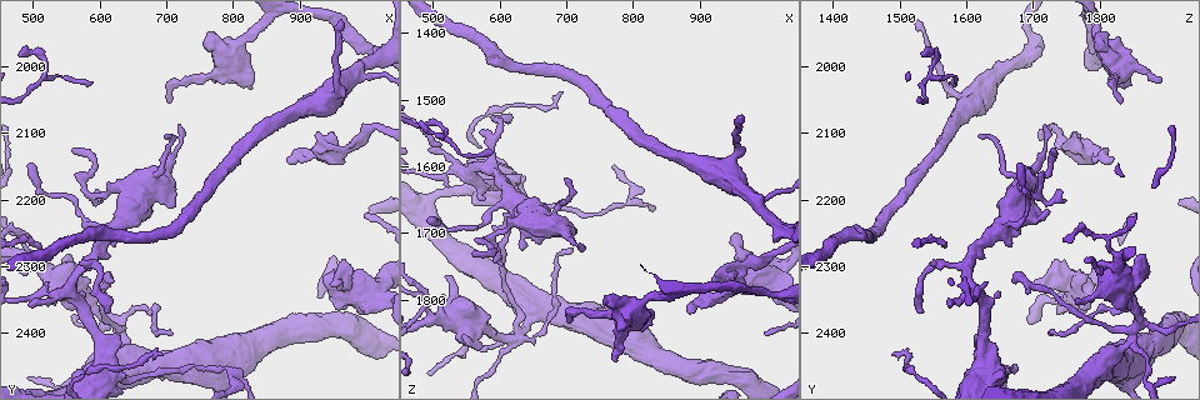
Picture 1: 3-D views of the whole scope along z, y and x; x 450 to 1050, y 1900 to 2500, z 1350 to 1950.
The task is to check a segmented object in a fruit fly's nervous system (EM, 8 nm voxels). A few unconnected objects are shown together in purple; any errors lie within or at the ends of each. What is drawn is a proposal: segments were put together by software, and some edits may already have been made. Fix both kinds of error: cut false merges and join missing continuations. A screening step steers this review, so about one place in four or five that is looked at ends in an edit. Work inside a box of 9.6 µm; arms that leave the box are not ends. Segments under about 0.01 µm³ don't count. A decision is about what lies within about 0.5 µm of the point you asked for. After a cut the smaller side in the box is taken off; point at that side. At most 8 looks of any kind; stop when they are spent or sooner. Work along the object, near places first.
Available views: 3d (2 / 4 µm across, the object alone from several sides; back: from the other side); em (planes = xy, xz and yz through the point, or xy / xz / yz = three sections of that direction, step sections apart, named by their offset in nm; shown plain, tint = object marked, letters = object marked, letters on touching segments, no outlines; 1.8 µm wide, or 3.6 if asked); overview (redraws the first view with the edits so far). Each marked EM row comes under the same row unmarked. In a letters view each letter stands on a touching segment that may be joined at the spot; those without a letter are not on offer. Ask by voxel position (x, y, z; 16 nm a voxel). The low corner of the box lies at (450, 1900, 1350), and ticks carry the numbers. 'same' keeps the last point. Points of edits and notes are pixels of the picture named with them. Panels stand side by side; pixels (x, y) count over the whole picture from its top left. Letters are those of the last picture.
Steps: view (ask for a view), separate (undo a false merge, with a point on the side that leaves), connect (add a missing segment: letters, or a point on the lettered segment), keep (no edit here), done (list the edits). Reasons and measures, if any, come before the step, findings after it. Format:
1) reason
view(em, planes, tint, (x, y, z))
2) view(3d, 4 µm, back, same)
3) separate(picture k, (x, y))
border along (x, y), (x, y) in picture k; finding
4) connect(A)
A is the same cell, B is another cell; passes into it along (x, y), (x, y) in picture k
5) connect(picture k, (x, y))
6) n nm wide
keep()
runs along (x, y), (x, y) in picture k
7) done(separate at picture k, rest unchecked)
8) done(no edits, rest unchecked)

thick turns thin
view(em, xy, step 4, tint, (945, 2130, 1780))

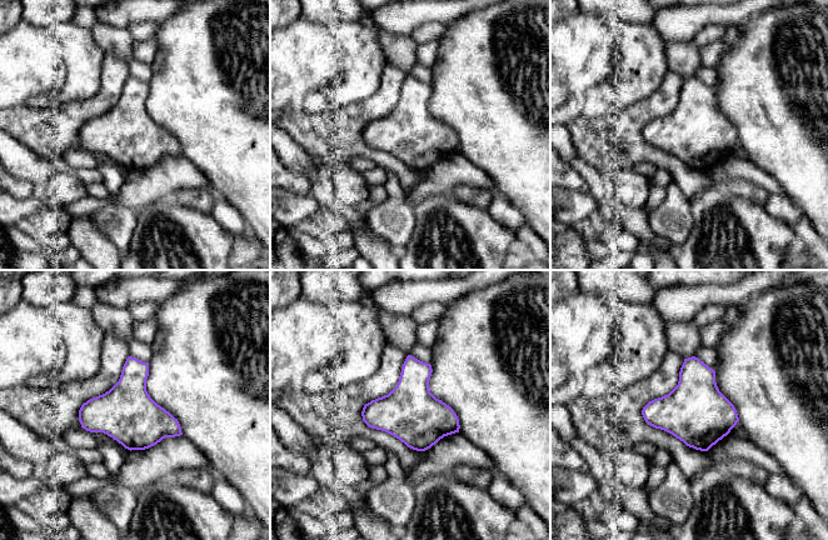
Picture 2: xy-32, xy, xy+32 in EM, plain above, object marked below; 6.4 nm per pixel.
view(em, xz, step 4, tint, same)

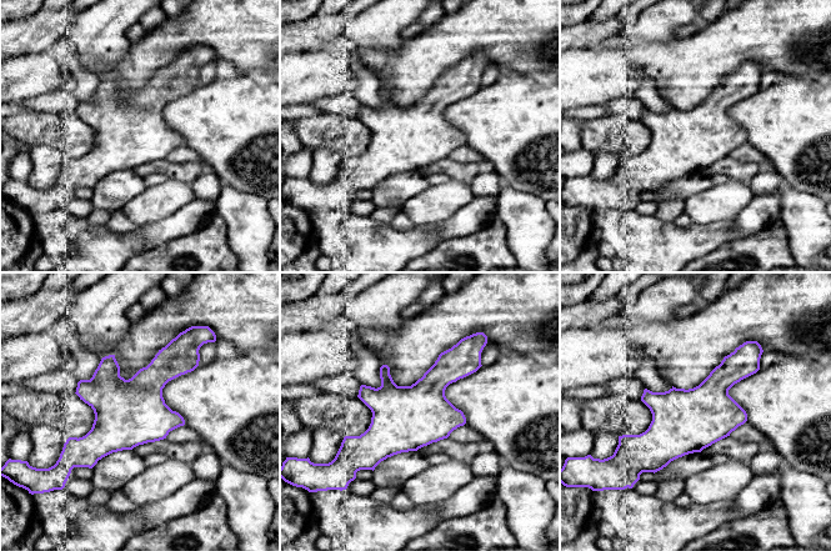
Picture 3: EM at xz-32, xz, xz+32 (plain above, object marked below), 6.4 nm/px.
what lies round it
view(em, xz, step 4, letters, same)

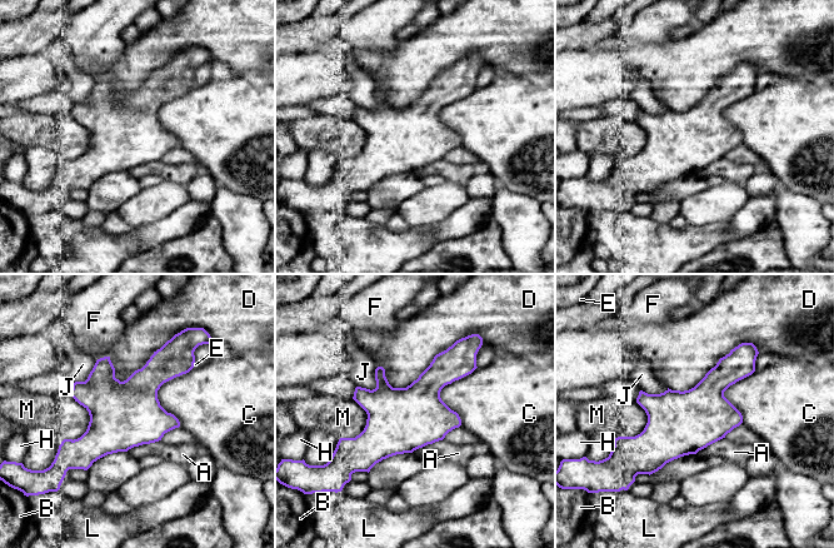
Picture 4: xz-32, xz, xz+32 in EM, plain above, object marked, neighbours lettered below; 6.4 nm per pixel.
keep()
A, B, C, D, E, F, H, J, L and M are other cells; border along (194, 367), (158, 390), (179, 426) in picture 4; one neuron here

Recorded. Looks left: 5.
branch stops here
view(em, planes, letters, (950, 2330, 1710))

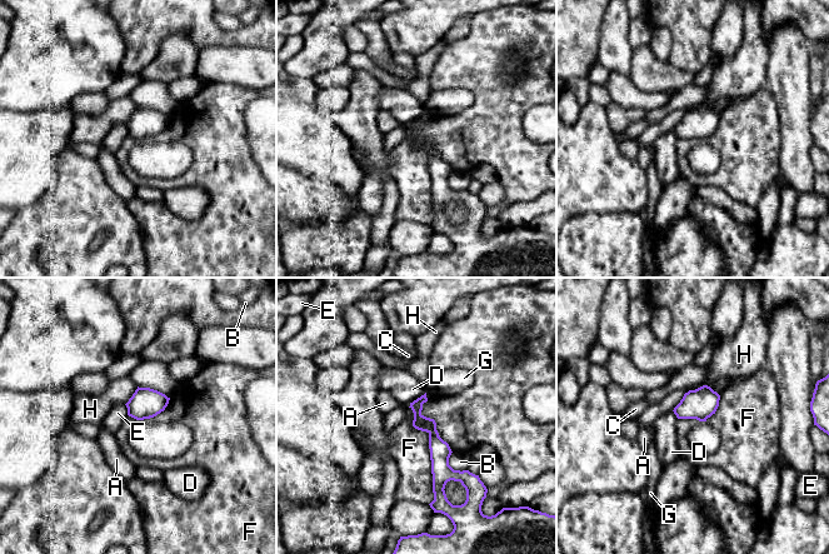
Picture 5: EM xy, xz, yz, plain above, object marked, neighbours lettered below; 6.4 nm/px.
keep()
A, B, C, D, E, F, G and H are other cells; border along (409, 407), (428, 434), (429, 504) in picture 5; none of them fits

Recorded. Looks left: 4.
calibre changes
view(3d, 4 µm, (630, 2395, 1850))

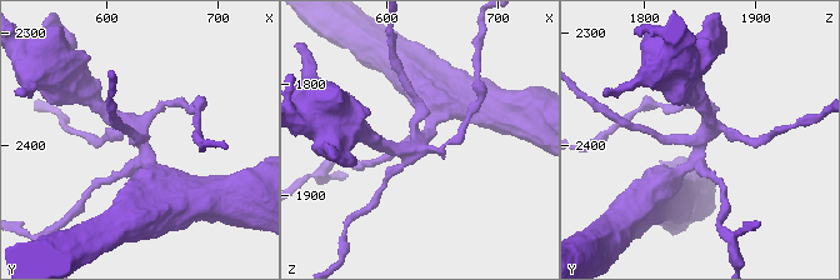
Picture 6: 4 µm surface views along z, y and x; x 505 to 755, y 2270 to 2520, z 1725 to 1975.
need the tissue
view(em, planes, letters, (628, 2396, 1848))

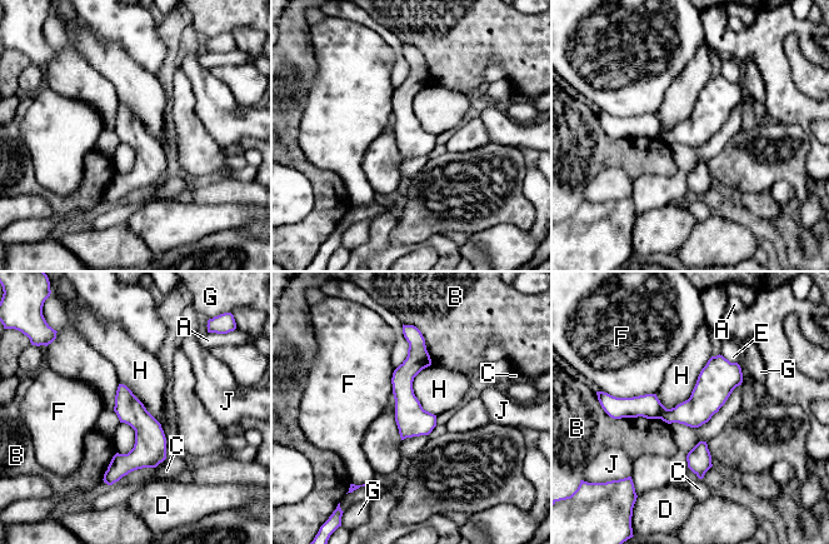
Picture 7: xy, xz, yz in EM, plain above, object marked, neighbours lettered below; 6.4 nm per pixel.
180 nm wide
keep()
A, B, C, D, E, F, G, H and J are other cells; runs along (738, 370), (690, 413), (617, 405) in picture 7; continuous, no second neuron

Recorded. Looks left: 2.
done(no edits, rest unchecked)

